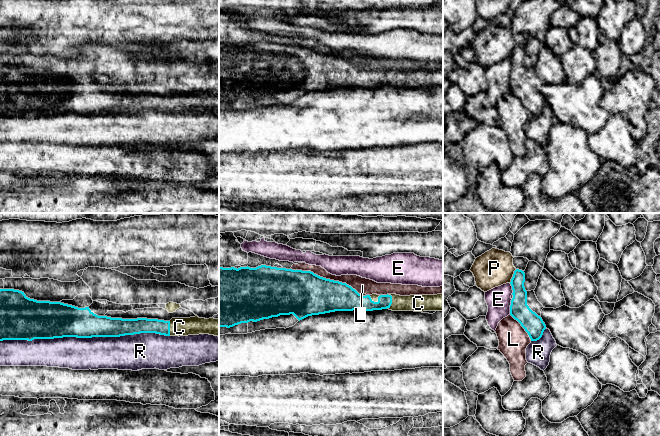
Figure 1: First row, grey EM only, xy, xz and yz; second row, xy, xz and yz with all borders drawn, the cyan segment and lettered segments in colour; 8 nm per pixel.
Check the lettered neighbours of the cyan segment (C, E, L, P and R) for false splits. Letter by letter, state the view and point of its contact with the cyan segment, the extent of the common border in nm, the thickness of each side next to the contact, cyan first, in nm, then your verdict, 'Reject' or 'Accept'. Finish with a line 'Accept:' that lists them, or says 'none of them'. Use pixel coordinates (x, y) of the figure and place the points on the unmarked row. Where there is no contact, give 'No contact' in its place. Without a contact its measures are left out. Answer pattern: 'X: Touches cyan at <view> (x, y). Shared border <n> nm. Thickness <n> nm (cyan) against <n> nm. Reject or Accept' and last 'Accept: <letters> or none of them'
C: Touches cyan at xz (391, 78). Shared border 120 nm. Thickness 130 nm (cyan) against 140 nm. Accept
E: Touches cyan at yz (510, 83). Shared border 130 nm. Thickness 160 nm (cyan) against 200 nm. Reject
L: Touches cyan at xz (325, 54). Shared border 600 nm. Thickness 360 nm (cyan) against 100 nm. Reject
P: Touches cyan at yz (513, 52). Shared border 130 nm. Thickness 130 nm (cyan) against 300 nm. Reject
R: Touches cyan at xy (84, 113). Shared border 1350 nm. Thickness 280 nm (cyan) against 260 nm. Reject
Accept: C

